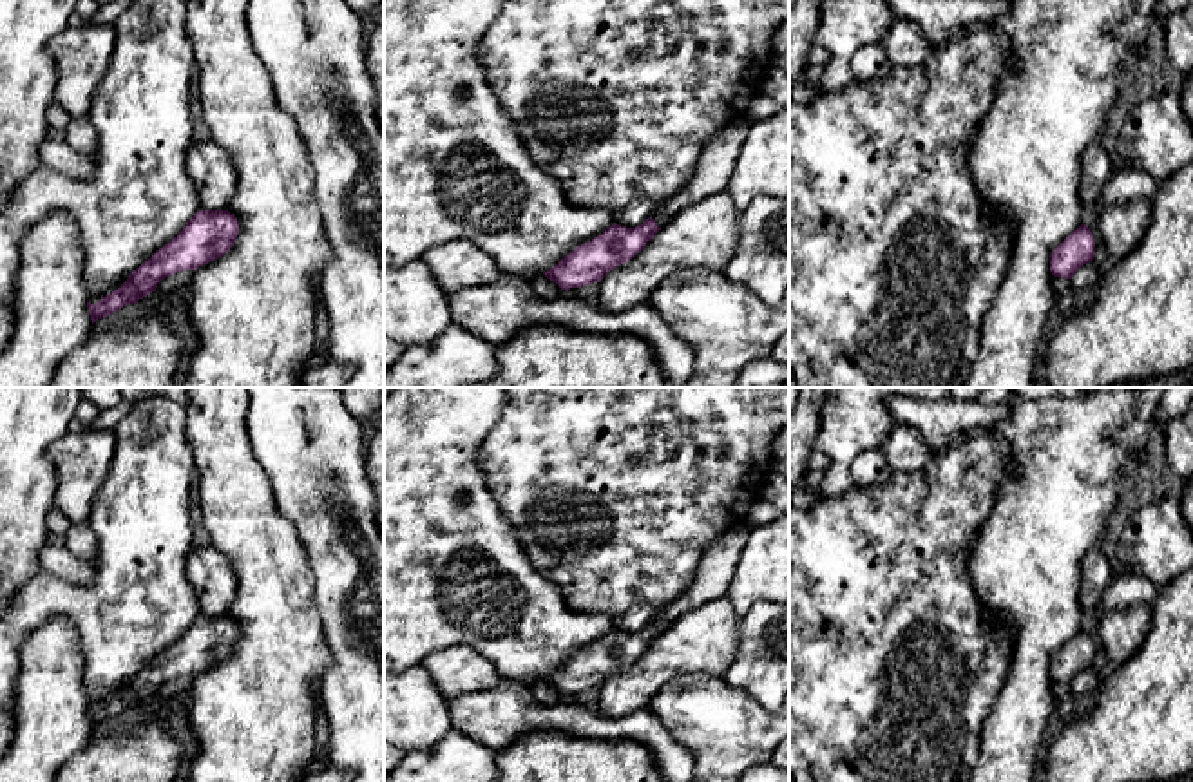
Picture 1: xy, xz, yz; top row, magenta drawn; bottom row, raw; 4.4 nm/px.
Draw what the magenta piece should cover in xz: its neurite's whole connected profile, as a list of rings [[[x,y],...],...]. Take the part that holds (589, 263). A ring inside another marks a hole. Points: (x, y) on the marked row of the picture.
[[[648,217],[641,226],[612,224],[601,235],[583,243],[556,266],[543,272],[561,290],[599,282],[610,270],[635,257],[661,228]]]

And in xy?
[[[228,210],[196,212],[179,235],[136,268],[118,290],[96,304],[87,302],[92,324],[150,295],[165,277],[223,257],[237,235],[239,221]]]

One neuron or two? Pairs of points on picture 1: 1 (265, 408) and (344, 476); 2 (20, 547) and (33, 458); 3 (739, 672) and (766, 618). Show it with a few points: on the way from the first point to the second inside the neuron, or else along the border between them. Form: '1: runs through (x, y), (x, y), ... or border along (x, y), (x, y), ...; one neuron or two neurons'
1: runs through (285, 422), (324, 462); one neuron
2: runs through (20, 525), (20, 480); one neuron
3: runs through (752, 659), (759, 652), (761, 630); one neuron

